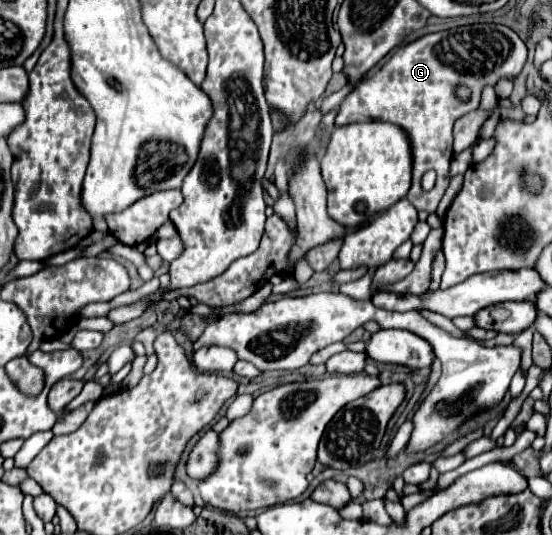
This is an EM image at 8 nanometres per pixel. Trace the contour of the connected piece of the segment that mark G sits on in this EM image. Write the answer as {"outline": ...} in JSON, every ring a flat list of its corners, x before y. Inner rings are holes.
{"outline":[[475,23,439,33,423,35,395,51,395,55,371,77,365,77,341,101,335,125,355,121,387,121,399,125,411,145,413,181,407,199,417,211,435,213,445,189,449,187,449,163,453,157,453,123,479,107,485,85,495,85,501,77,517,77,527,61,527,47,515,31,495,23],[467,85,471,99,461,103,455,97,455,87],[433,169,437,181,433,191,421,189,421,177]]}

